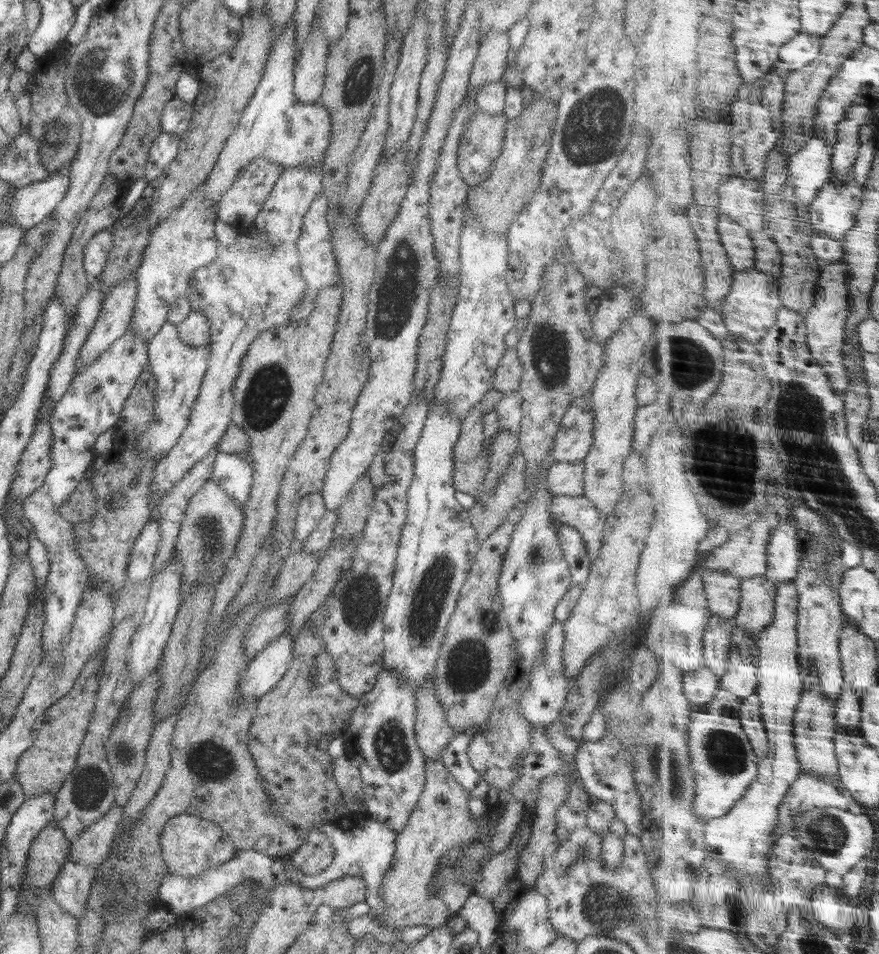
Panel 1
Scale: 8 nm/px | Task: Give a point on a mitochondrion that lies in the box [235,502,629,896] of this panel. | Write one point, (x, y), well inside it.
(428, 601)

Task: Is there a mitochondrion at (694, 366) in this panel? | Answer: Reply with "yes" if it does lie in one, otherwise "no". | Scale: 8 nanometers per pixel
yes

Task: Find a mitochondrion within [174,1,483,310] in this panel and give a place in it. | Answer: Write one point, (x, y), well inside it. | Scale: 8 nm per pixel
(359, 81)

